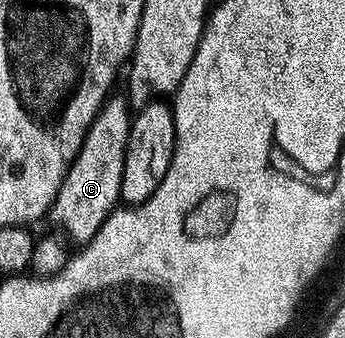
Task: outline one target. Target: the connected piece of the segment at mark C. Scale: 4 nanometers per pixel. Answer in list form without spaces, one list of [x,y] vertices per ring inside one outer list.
[[[108,96],[93,119],[78,155],[71,160],[69,171],[49,210],[49,221],[67,232],[66,240],[86,243],[94,239],[105,219],[120,204],[121,171],[125,171],[125,147],[131,130],[133,110],[126,96]]]

